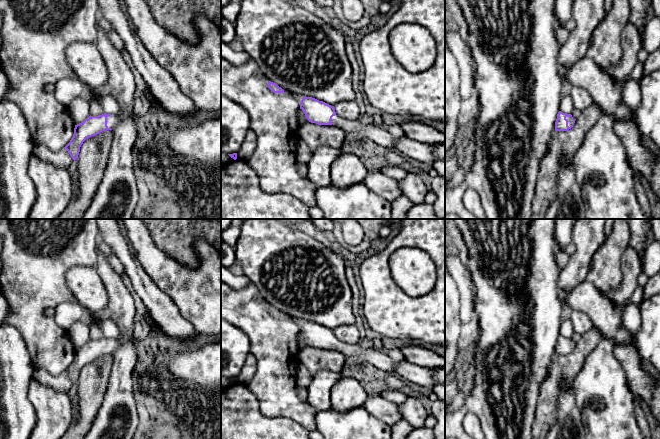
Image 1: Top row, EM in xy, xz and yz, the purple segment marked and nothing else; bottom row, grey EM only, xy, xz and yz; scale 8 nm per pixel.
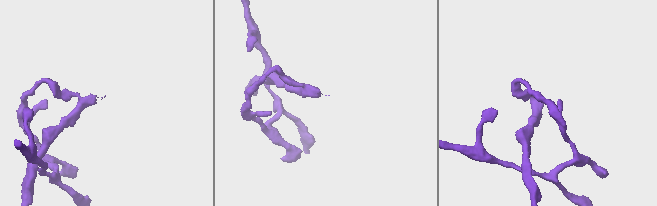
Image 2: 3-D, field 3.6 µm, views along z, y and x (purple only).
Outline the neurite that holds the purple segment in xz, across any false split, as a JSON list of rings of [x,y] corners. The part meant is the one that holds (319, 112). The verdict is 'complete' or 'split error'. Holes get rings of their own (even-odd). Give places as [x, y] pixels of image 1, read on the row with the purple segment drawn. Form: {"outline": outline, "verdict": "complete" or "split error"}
{"outline": [[[303,96],[300,102],[300,109],[303,110],[307,120],[318,125],[334,125],[345,131],[345,133],[355,132],[370,139],[379,146],[393,149],[397,140],[385,128],[364,124],[360,120],[349,121],[339,117],[331,106],[323,101],[312,97]]], "verdict": "split error"}

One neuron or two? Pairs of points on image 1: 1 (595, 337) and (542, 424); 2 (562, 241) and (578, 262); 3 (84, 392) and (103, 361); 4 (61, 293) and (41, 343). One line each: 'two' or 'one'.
1: one
2: two
3: one
4: one

